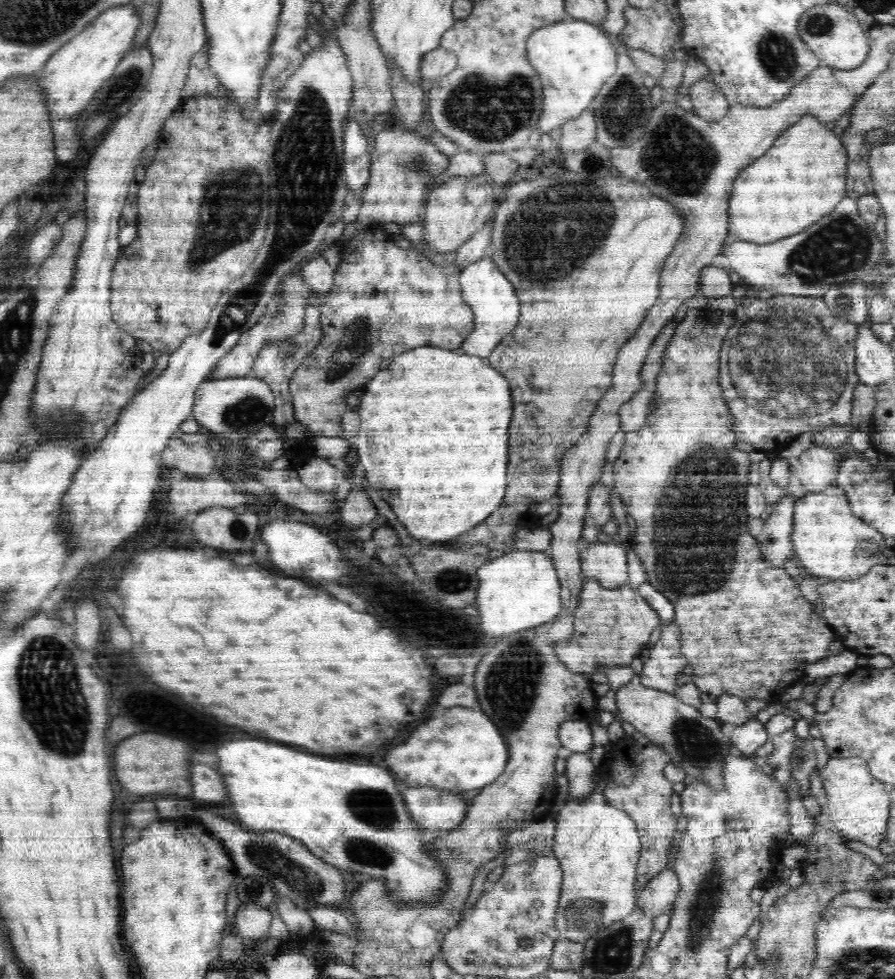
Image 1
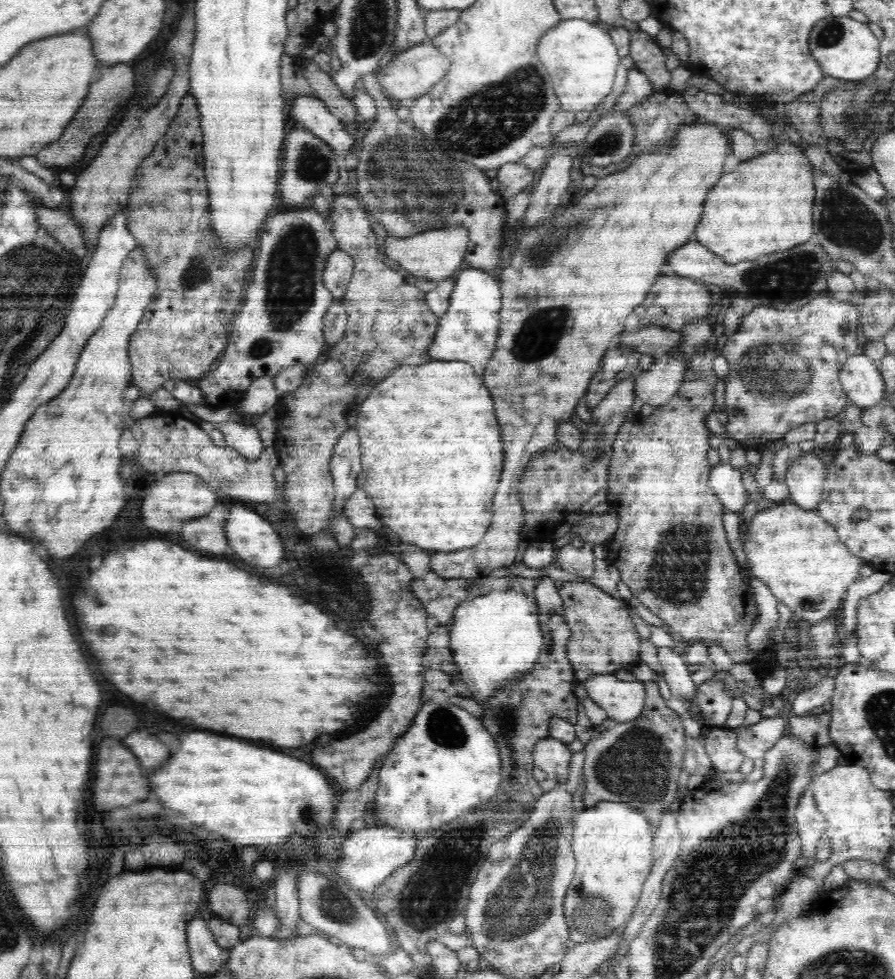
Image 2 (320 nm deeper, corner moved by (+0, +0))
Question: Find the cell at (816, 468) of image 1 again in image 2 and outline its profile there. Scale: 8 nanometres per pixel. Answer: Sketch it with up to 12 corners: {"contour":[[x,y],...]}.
{"contour":[[812,452],[786,471],[788,501],[804,510],[824,500],[827,470]]}

